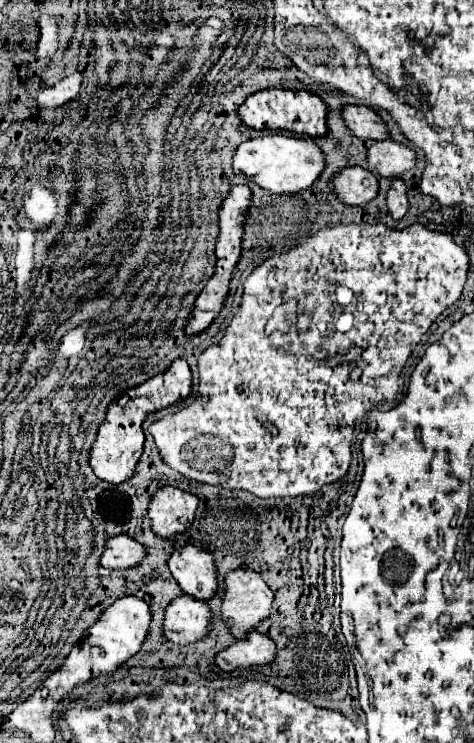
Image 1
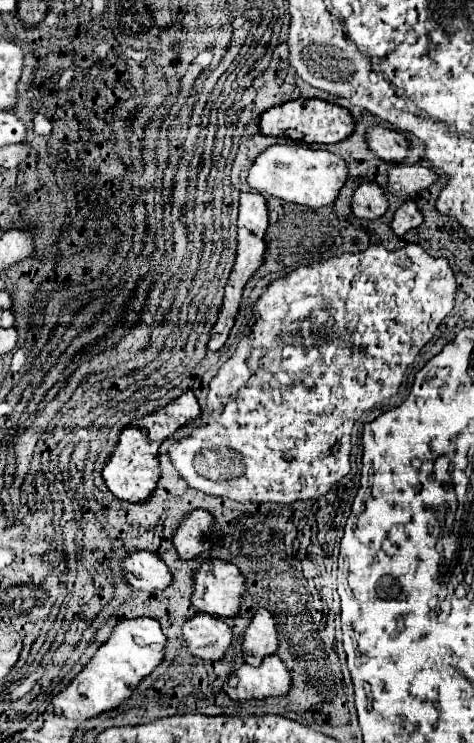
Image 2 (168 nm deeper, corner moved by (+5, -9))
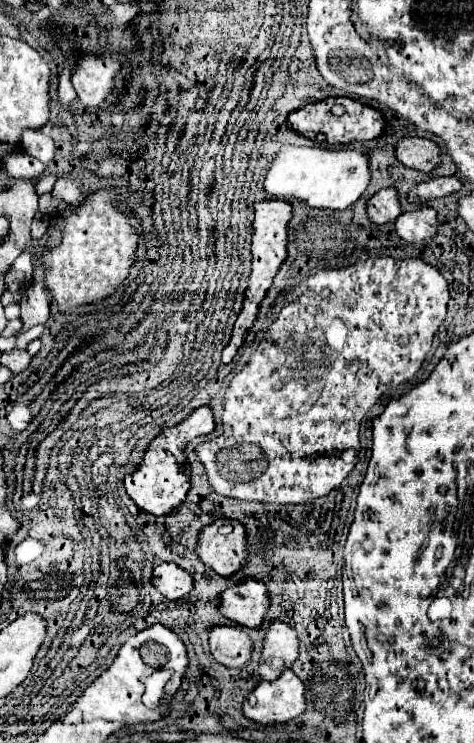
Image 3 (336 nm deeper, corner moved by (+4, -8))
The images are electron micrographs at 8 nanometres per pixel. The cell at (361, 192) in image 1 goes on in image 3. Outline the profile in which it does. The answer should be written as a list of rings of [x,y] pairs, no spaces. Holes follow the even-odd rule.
[[[381,189],[367,201],[367,215],[373,223],[383,225],[389,221],[395,221],[401,215],[399,199],[395,189]]]

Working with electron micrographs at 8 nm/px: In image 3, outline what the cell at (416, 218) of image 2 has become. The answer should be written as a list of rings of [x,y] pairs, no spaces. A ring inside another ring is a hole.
[[[421,207],[417,211],[401,213],[395,221],[397,233],[407,243],[415,243],[433,237],[437,231],[437,213],[431,207]]]

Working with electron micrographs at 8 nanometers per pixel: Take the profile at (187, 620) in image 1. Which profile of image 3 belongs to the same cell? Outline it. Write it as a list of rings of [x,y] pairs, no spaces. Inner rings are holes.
[[[213,625],[209,629],[209,649],[221,665],[243,667],[251,657],[251,639],[235,625]]]

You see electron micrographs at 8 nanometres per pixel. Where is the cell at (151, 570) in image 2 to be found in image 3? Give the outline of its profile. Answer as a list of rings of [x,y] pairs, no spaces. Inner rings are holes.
[[[159,563],[153,569],[151,583],[167,597],[167,599],[181,599],[191,591],[191,575],[175,563]]]

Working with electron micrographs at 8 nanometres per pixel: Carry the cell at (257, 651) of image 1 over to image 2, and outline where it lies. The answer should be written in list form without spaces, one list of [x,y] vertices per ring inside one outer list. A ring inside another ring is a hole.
[[[266,656],[258,668],[244,664],[234,676],[236,684],[226,682],[224,690],[238,704],[288,696],[292,686],[292,678],[278,656]]]

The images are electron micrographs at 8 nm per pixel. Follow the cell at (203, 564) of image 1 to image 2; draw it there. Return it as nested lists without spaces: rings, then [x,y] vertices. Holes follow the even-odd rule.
[[[204,560],[196,572],[192,604],[206,614],[234,618],[240,614],[240,606],[246,594],[246,580],[242,572],[222,560]]]

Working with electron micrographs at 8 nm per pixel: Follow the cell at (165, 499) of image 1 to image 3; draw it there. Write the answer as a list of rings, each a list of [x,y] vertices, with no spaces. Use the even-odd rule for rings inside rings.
[[[215,519],[199,531],[195,553],[217,575],[233,575],[247,559],[243,525],[233,519]]]

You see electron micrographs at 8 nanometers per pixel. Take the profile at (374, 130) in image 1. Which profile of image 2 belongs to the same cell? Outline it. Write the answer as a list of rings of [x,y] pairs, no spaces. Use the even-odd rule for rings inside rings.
[[[372,126],[370,132],[366,134],[366,142],[370,150],[382,160],[404,164],[408,158],[410,144],[402,132],[396,132],[384,126]]]

